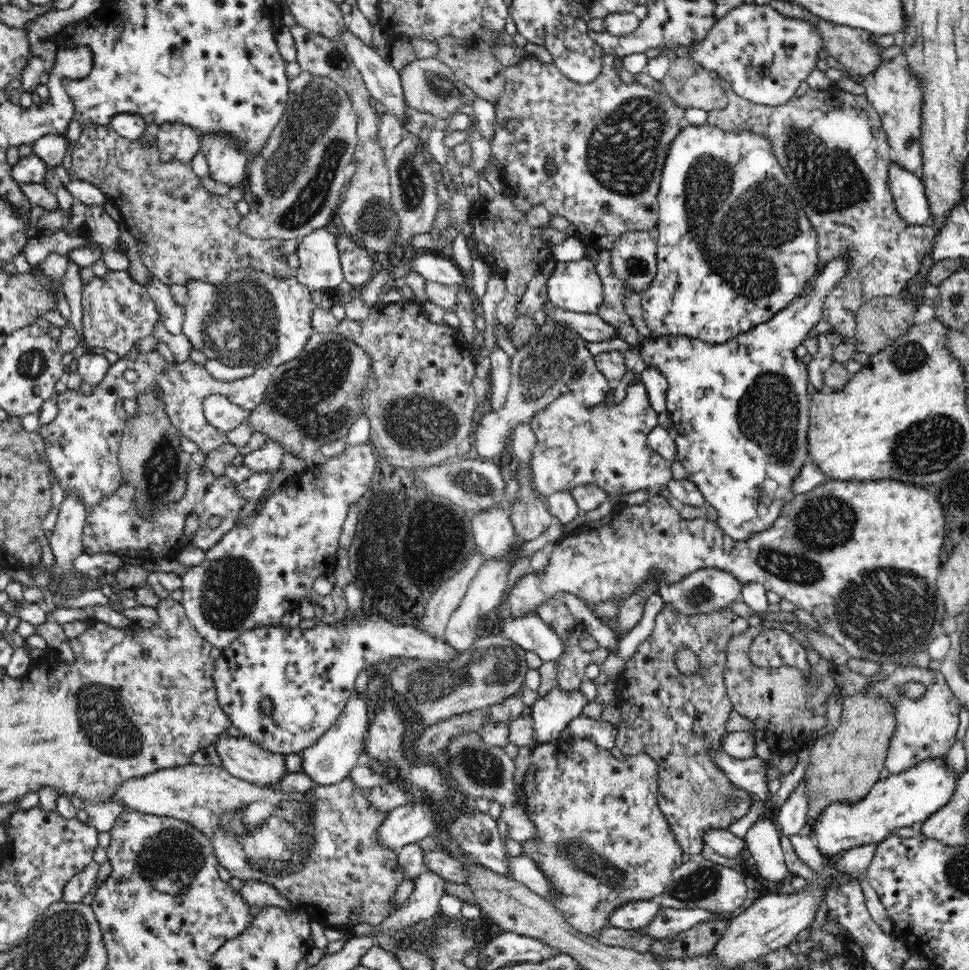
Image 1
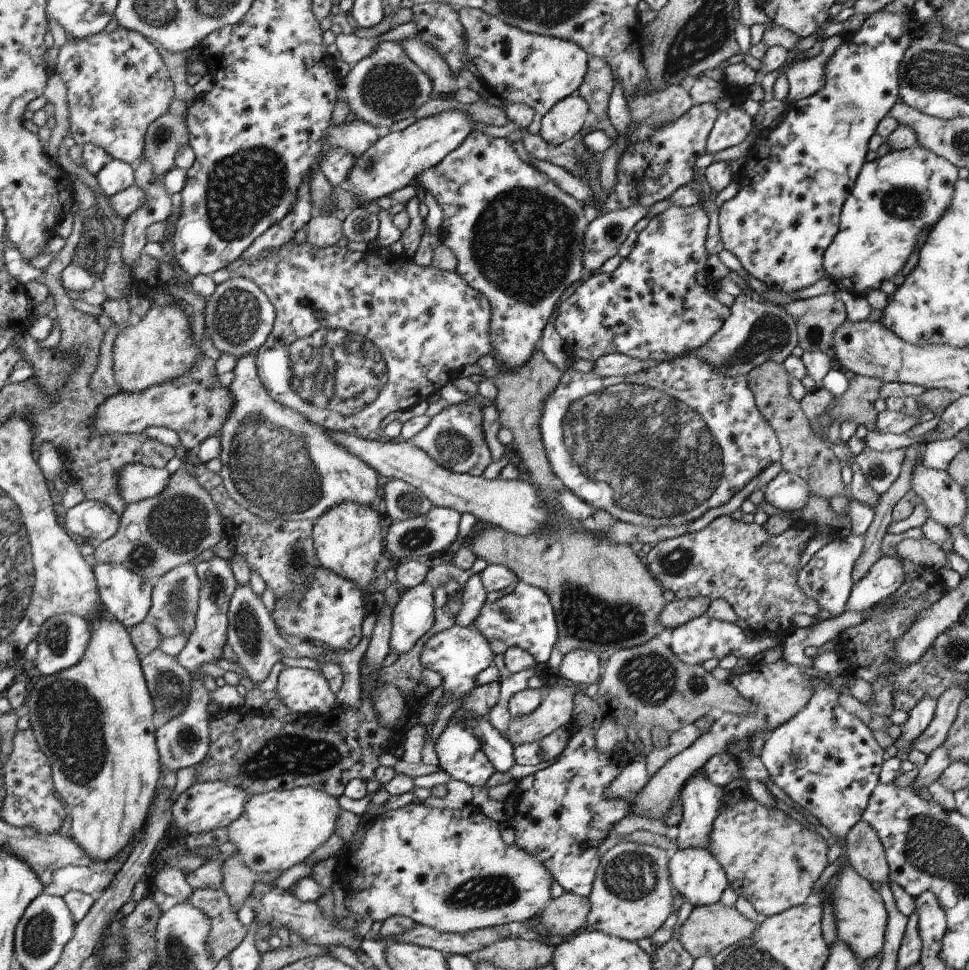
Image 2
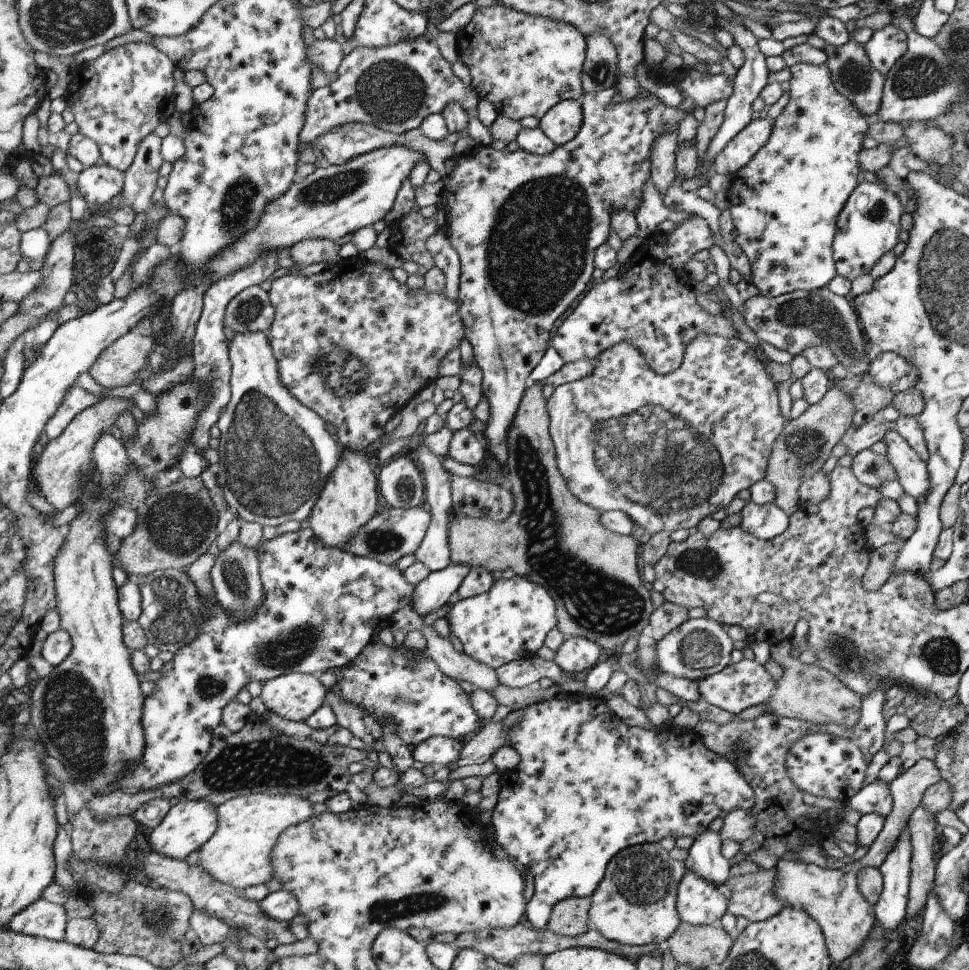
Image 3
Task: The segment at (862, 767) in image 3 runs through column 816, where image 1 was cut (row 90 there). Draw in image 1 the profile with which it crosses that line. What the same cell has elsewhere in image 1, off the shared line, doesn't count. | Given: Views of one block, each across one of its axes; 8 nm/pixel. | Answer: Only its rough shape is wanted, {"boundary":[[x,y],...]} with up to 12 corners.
{"boundary":[[770,5],[729,10],[678,57],[781,106],[822,37]]}

